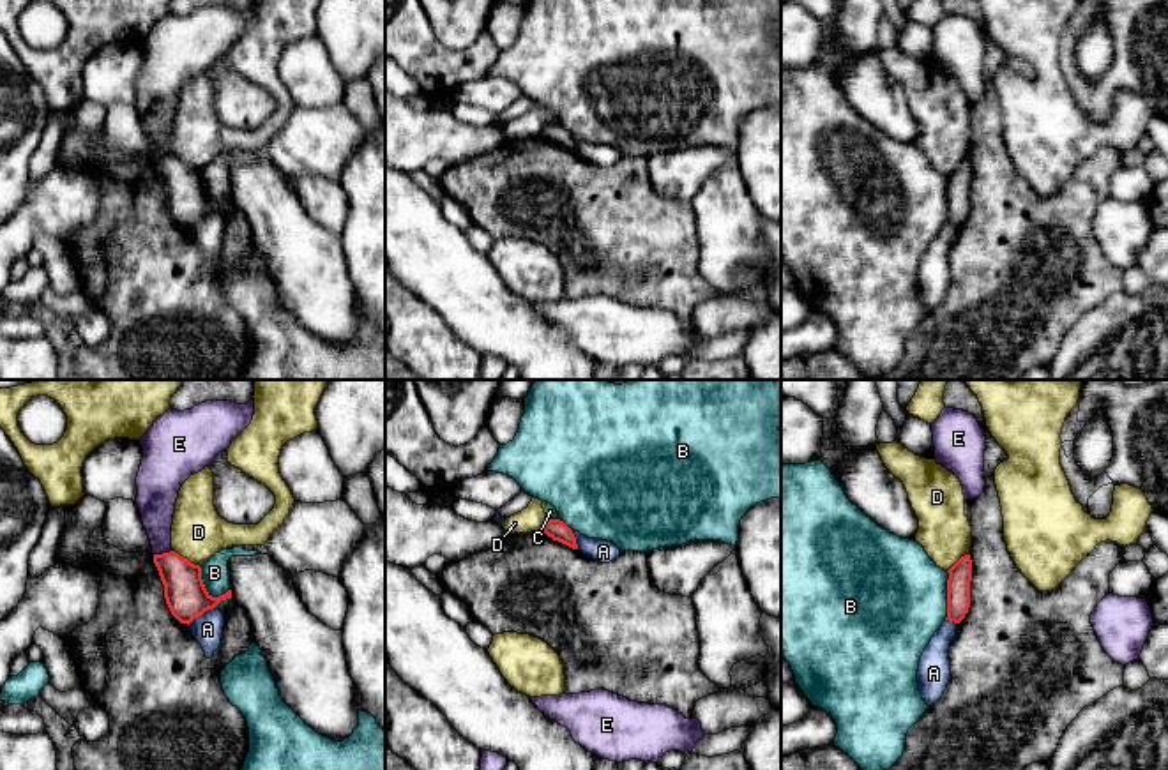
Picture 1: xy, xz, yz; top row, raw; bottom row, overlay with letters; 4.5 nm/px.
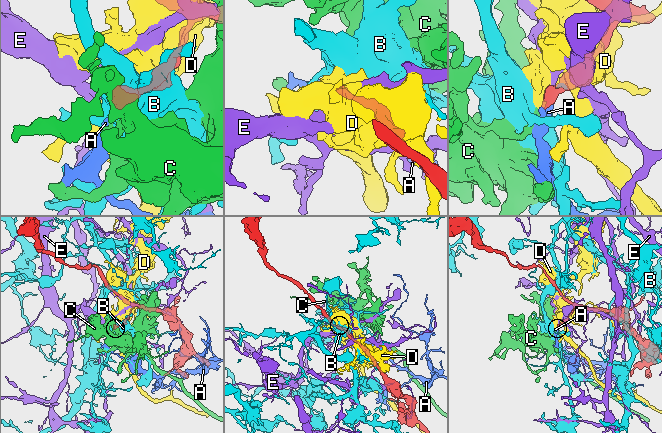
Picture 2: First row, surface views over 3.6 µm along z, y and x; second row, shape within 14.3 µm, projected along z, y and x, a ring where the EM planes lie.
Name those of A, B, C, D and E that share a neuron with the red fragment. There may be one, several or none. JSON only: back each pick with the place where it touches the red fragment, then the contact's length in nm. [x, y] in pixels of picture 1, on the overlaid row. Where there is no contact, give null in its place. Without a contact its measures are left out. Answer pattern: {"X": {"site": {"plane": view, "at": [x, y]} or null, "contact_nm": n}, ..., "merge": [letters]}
{"merge": []}

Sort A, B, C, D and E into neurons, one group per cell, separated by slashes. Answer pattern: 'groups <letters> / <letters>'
groups A / B / C / D / E

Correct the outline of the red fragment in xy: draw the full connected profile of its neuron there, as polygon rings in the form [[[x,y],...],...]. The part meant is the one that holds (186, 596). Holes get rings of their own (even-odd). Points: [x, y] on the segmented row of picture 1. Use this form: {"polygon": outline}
{"polygon": [[[175,551],[154,555],[154,563],[164,585],[164,599],[180,623],[191,623],[221,600],[231,599],[231,590],[212,597],[201,579],[201,567]]]}

